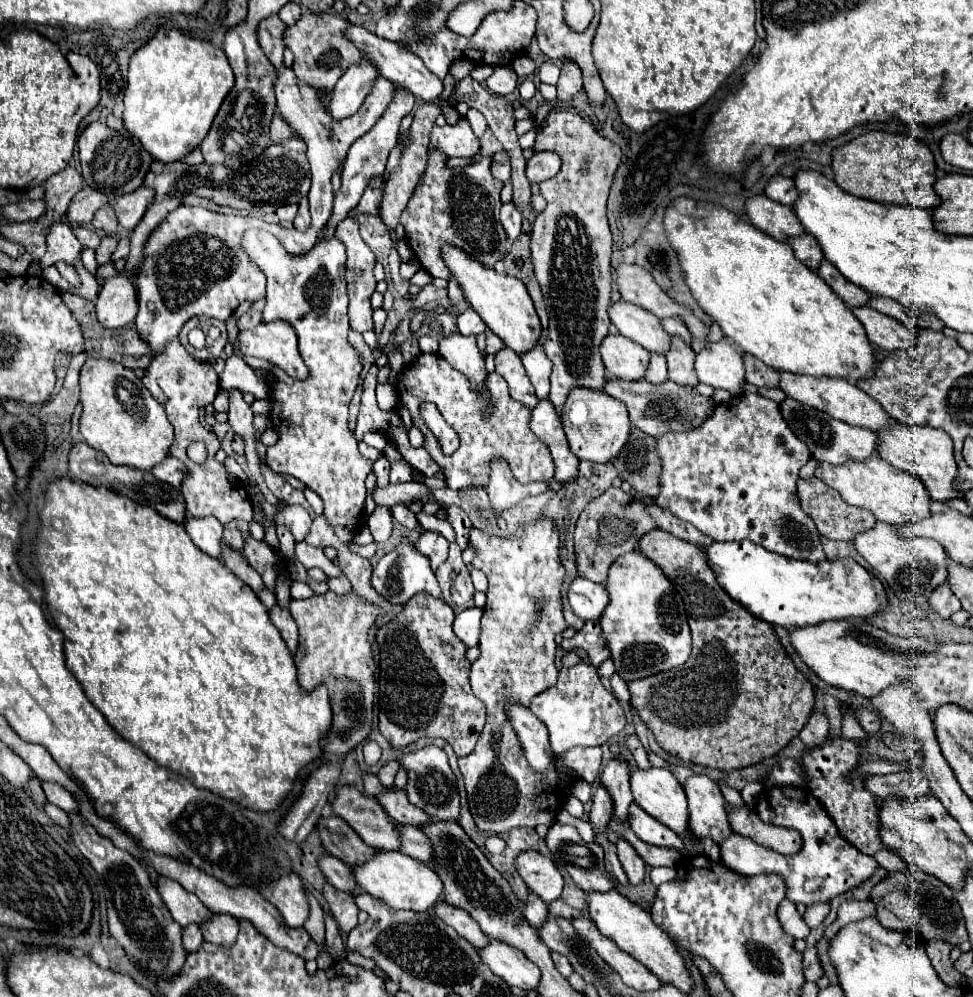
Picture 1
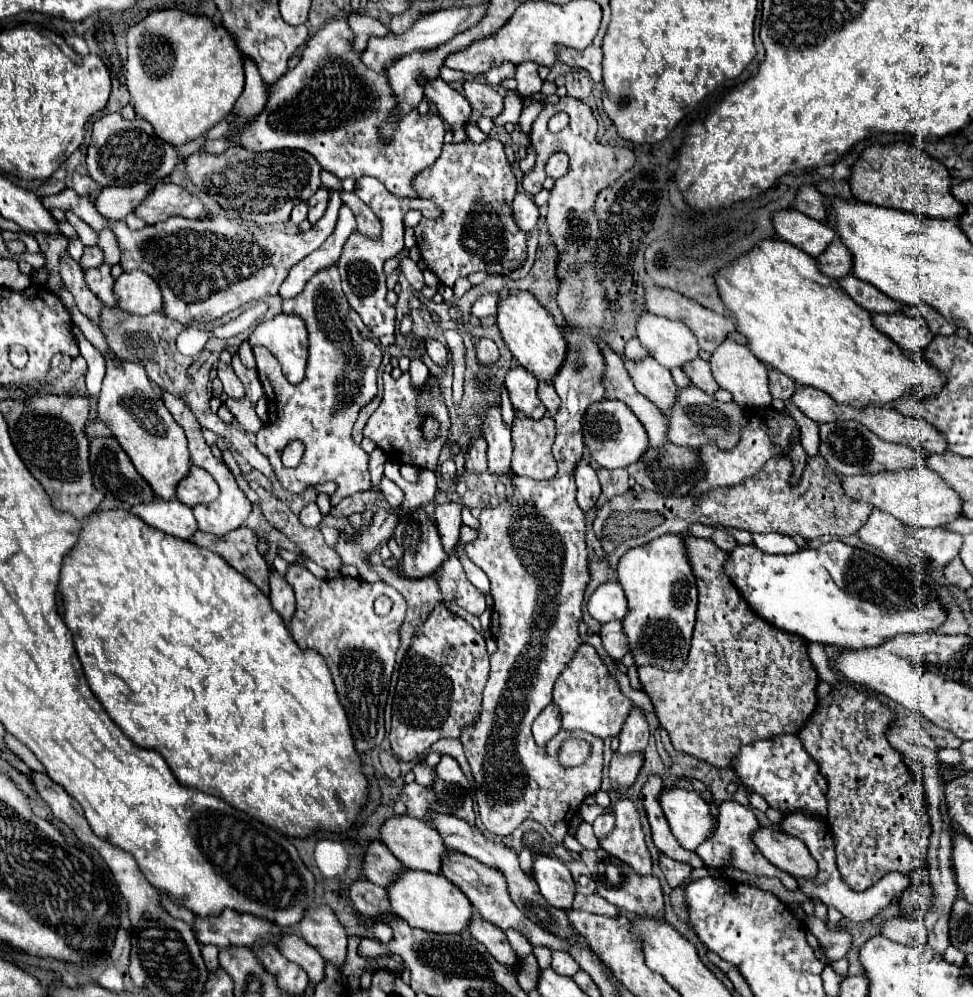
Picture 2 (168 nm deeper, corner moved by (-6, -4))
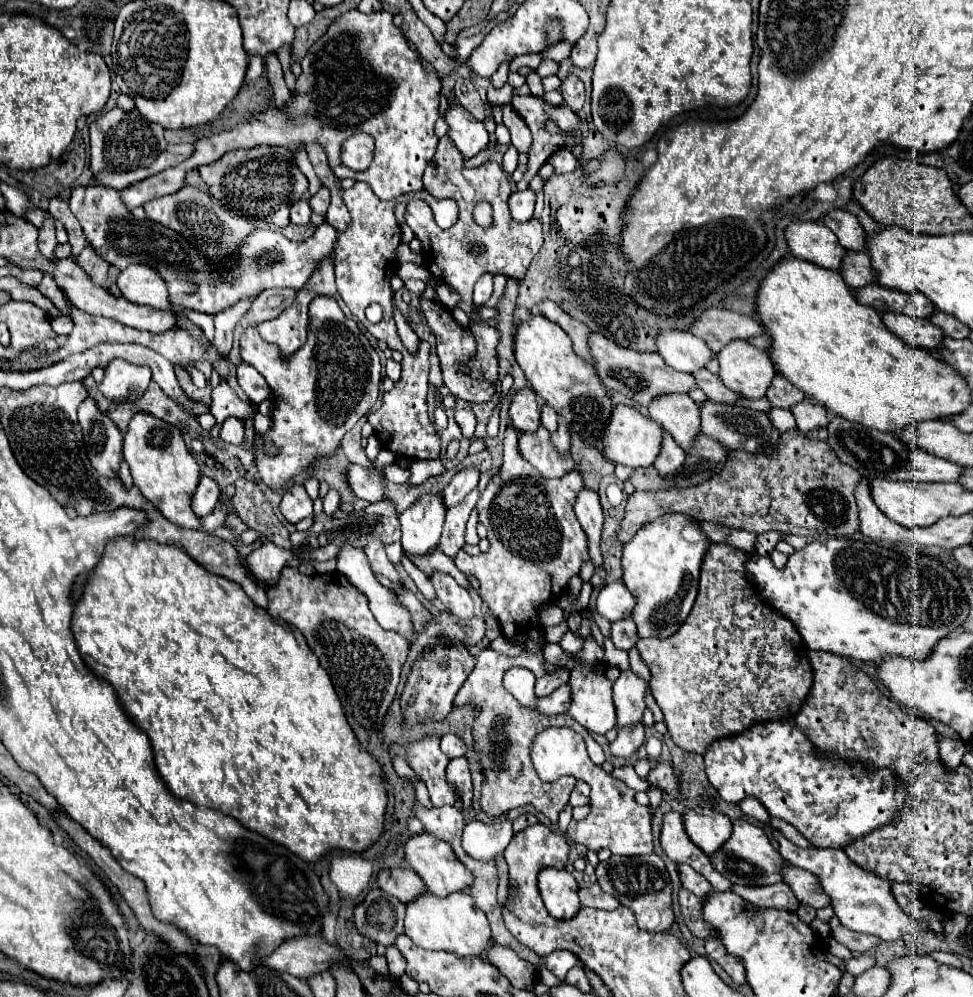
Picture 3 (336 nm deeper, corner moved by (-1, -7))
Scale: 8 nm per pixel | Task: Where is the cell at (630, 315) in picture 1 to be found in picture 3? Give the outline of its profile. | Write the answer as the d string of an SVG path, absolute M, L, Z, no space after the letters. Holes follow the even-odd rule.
M659 331L655 337L655 349L669 367L683 373L703 369L705 363L715 357L705 341L691 335L689 331Z

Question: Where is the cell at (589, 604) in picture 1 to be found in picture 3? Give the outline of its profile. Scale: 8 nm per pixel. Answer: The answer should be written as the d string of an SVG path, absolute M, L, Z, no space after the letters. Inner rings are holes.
M609 583L597 595L597 611L607 621L619 621L631 615L635 607L635 597L623 583Z

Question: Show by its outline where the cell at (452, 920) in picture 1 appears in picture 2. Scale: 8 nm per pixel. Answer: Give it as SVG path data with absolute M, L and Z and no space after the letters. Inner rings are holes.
M474 916L470 926L468 926L470 934L488 948L488 952L504 966L510 966L514 968L518 958L516 958L516 952L512 950L506 934L502 930L498 930L498 926L494 926L492 922L486 922L482 916Z

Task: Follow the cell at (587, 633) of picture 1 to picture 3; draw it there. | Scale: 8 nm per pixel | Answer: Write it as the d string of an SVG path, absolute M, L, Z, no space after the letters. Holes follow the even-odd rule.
M621 619L611 625L611 641L617 649L629 651L637 643L637 629L631 619Z

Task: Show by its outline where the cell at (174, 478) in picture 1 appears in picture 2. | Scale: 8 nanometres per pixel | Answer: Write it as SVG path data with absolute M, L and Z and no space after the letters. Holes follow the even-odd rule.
M192 466L190 468L190 478L184 478L184 482L178 484L178 500L182 500L186 506L196 506L196 504L210 504L218 498L218 484L214 478L202 470Z

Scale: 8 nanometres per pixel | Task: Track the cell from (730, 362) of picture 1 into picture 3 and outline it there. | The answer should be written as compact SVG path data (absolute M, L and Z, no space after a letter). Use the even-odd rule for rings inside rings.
M731 341L719 353L719 379L725 387L747 399L765 397L775 375L767 351L761 351L747 341Z

